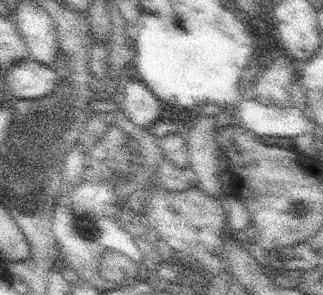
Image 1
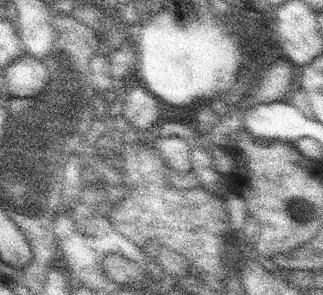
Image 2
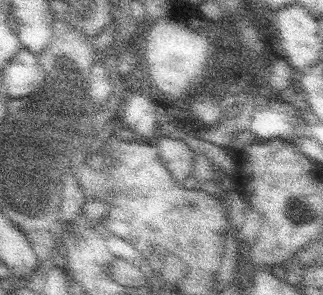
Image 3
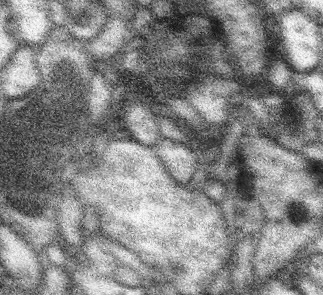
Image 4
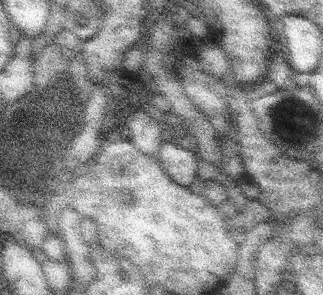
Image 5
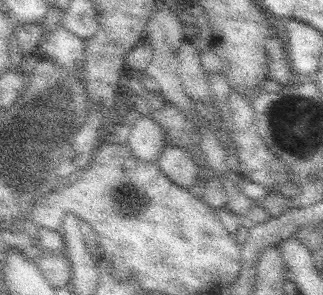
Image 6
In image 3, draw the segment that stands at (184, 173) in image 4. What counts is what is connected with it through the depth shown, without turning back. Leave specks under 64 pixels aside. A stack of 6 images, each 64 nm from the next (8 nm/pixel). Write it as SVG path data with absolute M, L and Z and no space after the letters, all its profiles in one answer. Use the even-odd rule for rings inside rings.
M159 136L155 140L155 146L177 184L181 184L189 174L193 174L195 152L191 152L189 146L179 140L179 136Z

